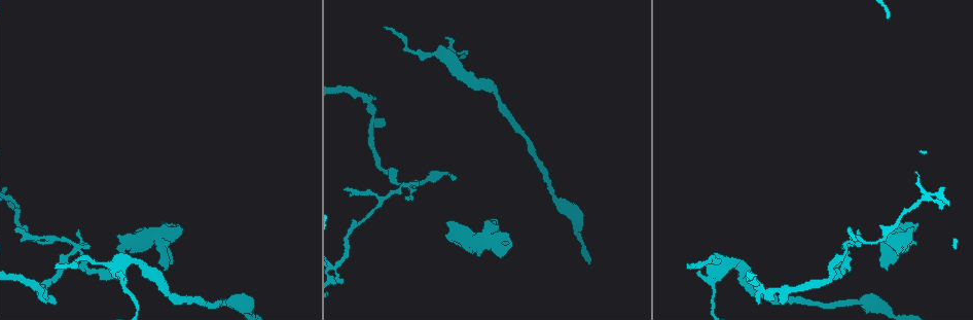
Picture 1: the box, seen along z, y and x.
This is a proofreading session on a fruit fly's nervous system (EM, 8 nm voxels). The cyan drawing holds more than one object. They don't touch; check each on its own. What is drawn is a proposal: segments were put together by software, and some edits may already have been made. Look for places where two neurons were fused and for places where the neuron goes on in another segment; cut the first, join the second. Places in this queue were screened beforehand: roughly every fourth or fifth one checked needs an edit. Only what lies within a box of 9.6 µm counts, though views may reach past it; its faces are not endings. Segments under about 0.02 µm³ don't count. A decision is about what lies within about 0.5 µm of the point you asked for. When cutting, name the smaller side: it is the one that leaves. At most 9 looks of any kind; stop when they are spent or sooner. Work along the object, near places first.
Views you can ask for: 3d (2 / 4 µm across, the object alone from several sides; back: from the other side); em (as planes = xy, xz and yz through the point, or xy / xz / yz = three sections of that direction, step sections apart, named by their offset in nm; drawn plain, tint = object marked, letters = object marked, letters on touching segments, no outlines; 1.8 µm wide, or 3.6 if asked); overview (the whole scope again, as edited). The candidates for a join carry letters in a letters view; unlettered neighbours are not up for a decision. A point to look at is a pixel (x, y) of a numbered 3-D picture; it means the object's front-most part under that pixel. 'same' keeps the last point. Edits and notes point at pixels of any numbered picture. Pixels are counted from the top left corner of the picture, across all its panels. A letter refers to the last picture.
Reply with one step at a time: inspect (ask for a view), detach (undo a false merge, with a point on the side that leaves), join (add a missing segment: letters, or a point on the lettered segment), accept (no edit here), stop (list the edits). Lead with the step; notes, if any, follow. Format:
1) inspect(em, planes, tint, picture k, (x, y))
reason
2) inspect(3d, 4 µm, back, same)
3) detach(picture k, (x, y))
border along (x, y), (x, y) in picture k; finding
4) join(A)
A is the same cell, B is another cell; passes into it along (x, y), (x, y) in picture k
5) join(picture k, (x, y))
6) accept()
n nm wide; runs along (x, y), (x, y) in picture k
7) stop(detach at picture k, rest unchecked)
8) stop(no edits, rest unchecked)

inspect(3d, 4 µm, picture 1, (447, 38))
branch stops here

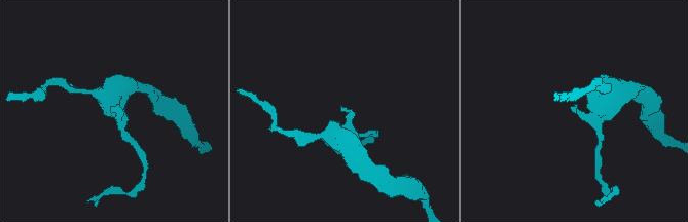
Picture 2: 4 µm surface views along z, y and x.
inspect(em, planes, letters, picture 2, (574, 110))
need the tissue

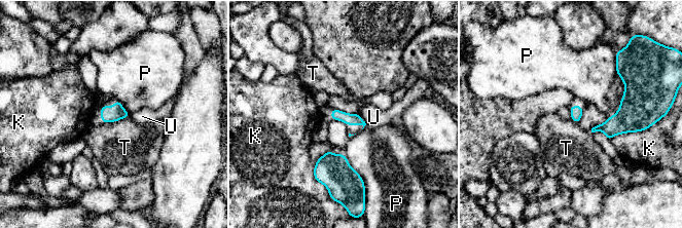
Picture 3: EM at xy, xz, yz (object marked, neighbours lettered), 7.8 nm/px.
accept()
K, P, T and U are other cells; border along (129, 116), (105, 123) in picture 3; none of them fits

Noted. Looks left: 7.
inspect(em, planes, letters, picture 1, (172, 262))
an open end

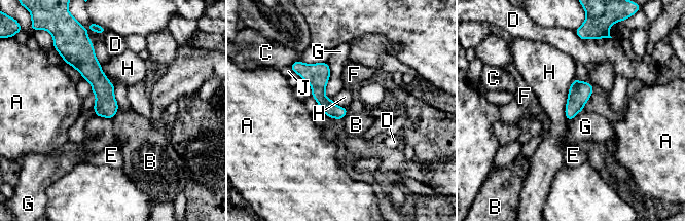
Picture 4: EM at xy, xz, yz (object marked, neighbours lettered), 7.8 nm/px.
accept()
H touches over 340 nm; A, B, C, D, E, F, G, H and J are other cells; none of them fits

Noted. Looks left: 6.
inspect(em, xy, step 8, plain, picture 1, (69, 256))
sharp bend

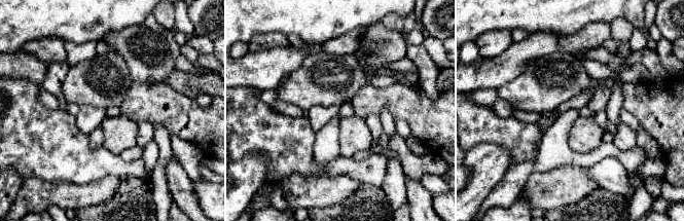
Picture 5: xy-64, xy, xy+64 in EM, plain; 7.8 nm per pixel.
inspect(em, xy, step 8, tint, same)
where the object lies

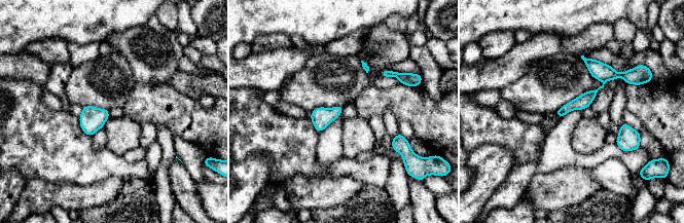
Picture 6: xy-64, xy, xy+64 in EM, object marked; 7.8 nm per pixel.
inspect(em, xy, step 8, letters, same)

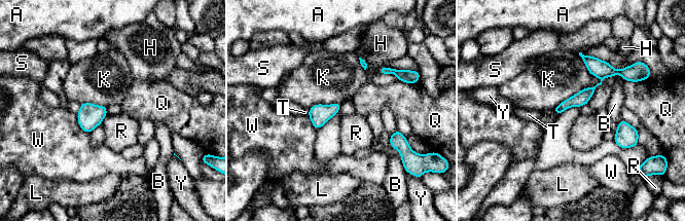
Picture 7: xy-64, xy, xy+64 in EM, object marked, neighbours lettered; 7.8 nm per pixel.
detach(picture 7, (598, 68))
110 nm wide; A, B, H, K, L, Q, R, S, T, W and Y are other cells; border along (598, 76), (604, 77) in picture 7; two neurons meet here

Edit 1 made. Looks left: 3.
inspect(3d, 2 µm, picture 1, (837, 265))
tapers out

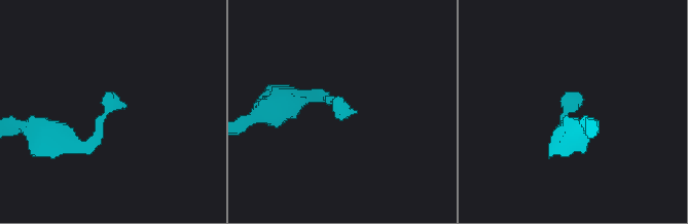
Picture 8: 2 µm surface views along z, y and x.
inspect(em, planes, letters, picture 8, (355, 111))

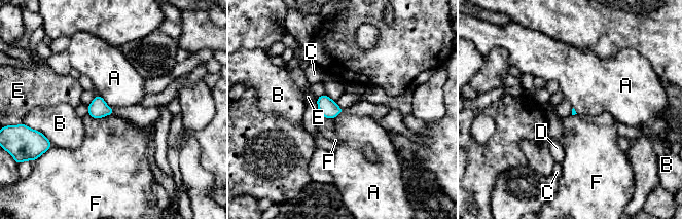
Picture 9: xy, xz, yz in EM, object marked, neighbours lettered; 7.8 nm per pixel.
accept()
F touches over 200 nm; A, B, C, D, E and F are other cells; border along (98, 95), (113, 109) in picture 9; no lettered segment goes on from it

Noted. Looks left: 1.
stop(detach at picture 7, rest unchecked)

